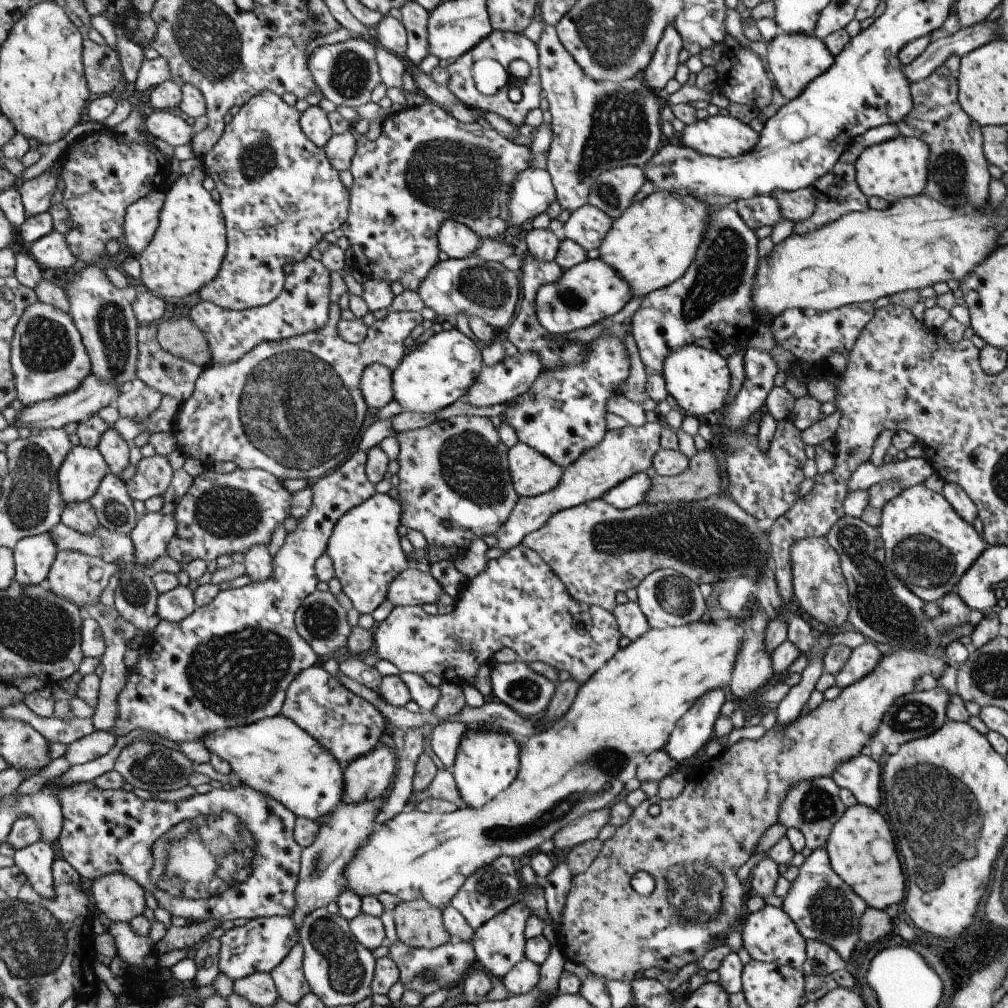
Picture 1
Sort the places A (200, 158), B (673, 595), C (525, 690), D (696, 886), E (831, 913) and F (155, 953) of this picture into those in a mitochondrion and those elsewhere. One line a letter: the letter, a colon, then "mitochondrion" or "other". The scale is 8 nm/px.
A: other
B: mitochondrion
C: mitochondrion
D: mitochondrion
E: mitochondrion
F: other

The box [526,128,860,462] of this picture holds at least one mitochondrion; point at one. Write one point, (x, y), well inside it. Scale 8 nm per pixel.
(722, 268)

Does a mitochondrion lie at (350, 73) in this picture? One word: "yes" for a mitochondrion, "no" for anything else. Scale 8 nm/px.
yes

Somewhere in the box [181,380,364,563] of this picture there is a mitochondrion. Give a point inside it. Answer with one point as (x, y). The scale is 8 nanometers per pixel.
(229, 512)

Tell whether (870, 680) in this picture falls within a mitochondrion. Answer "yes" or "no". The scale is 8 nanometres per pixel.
no

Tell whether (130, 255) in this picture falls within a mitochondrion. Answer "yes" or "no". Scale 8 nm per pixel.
no

